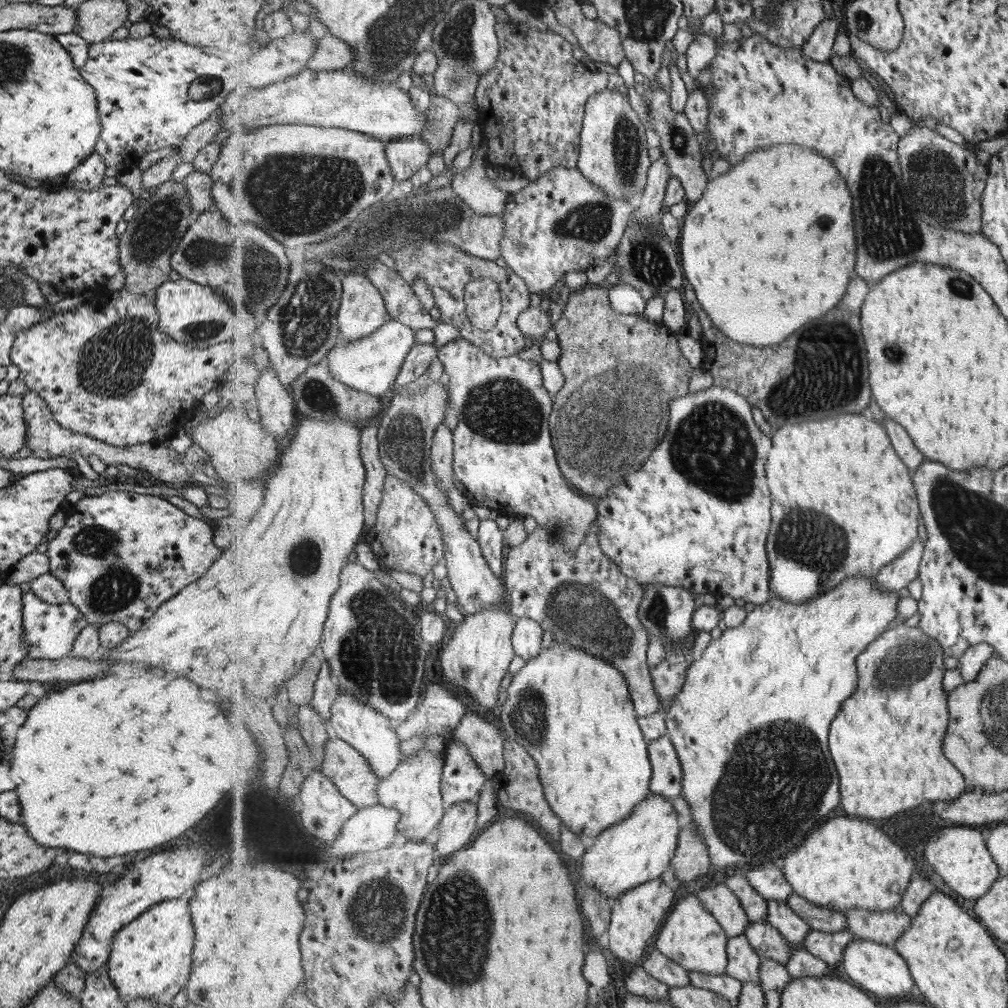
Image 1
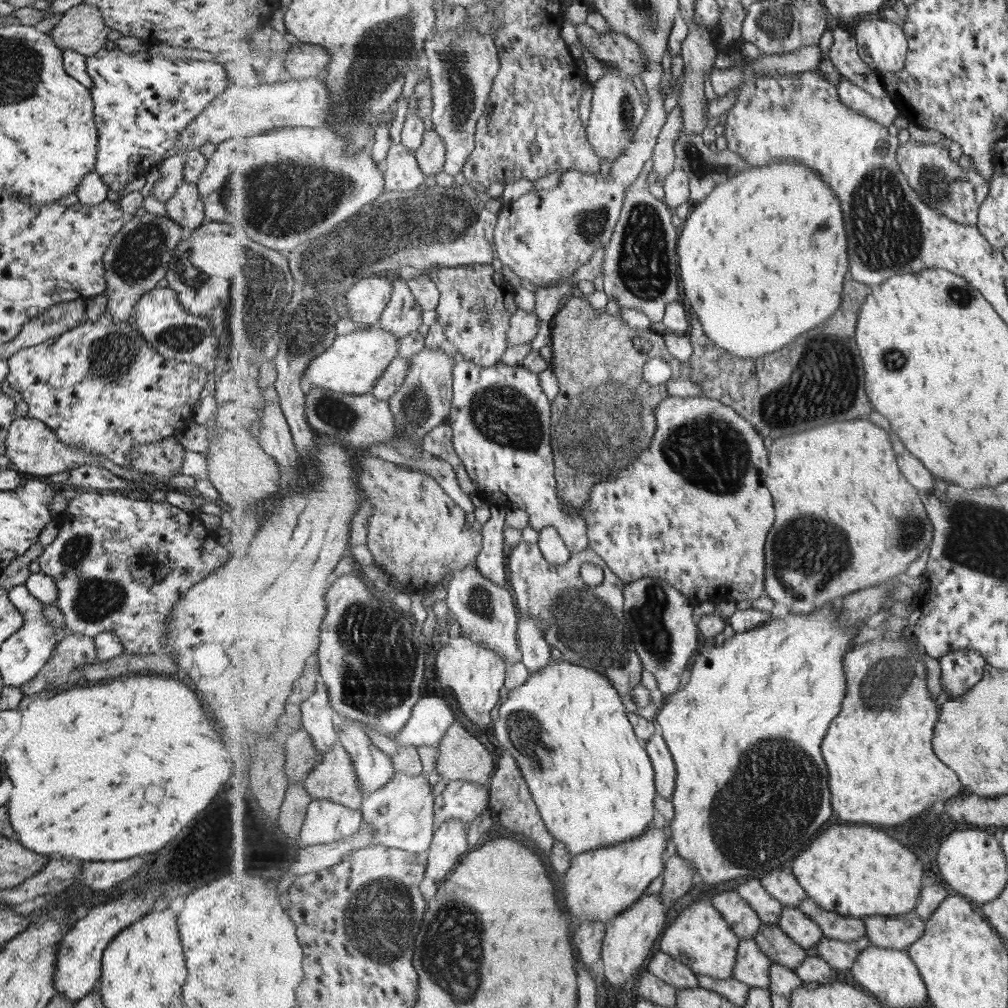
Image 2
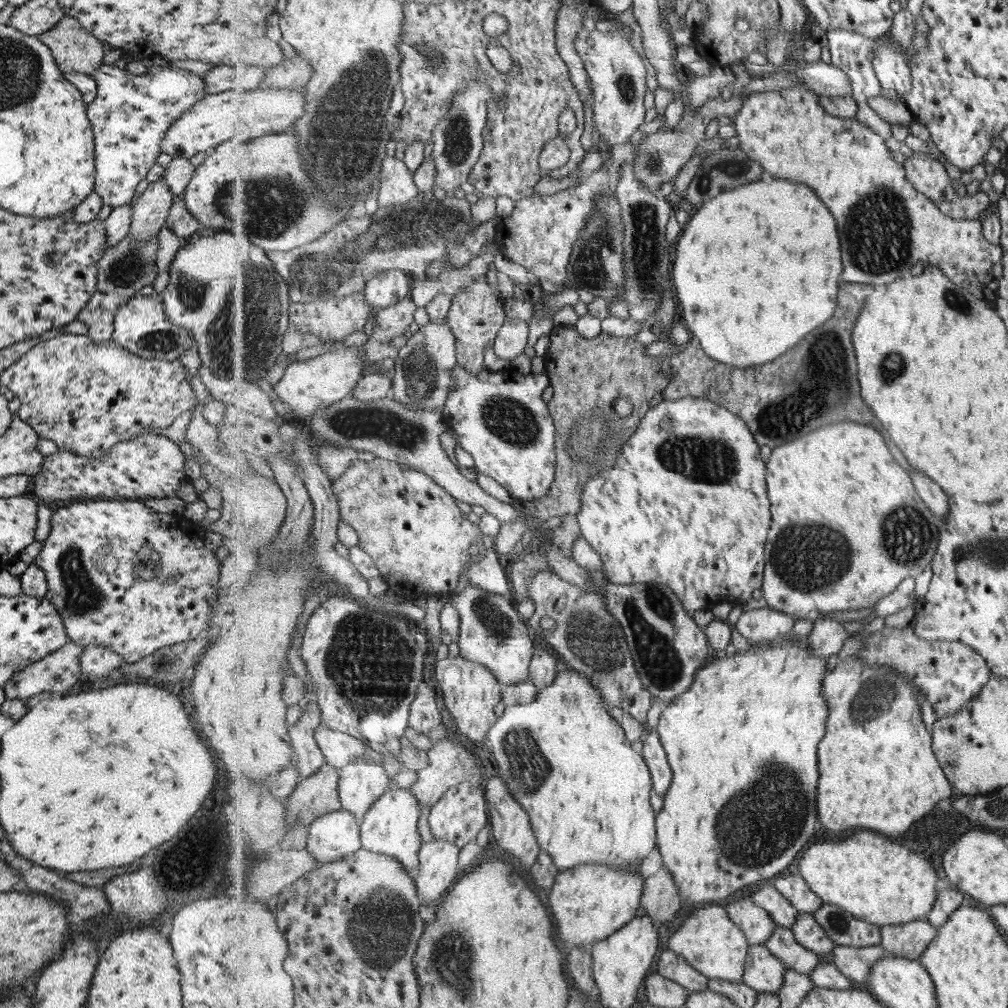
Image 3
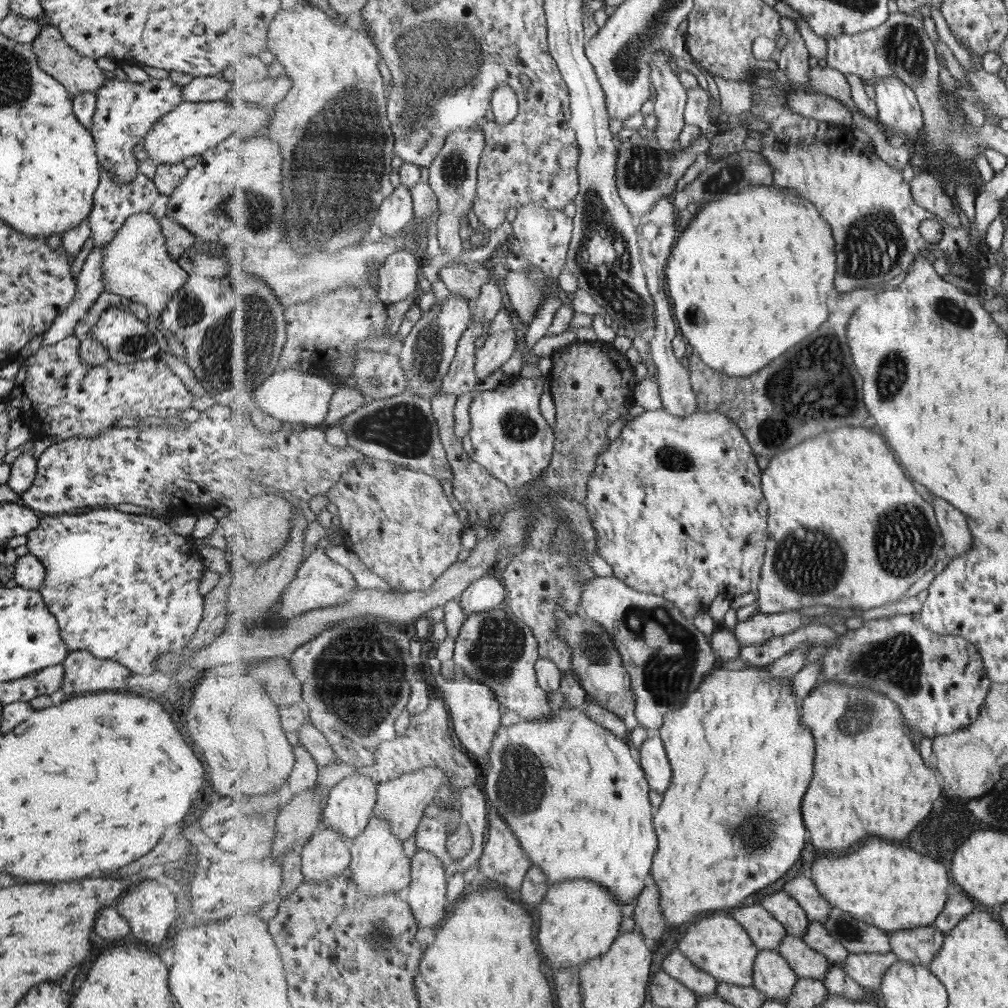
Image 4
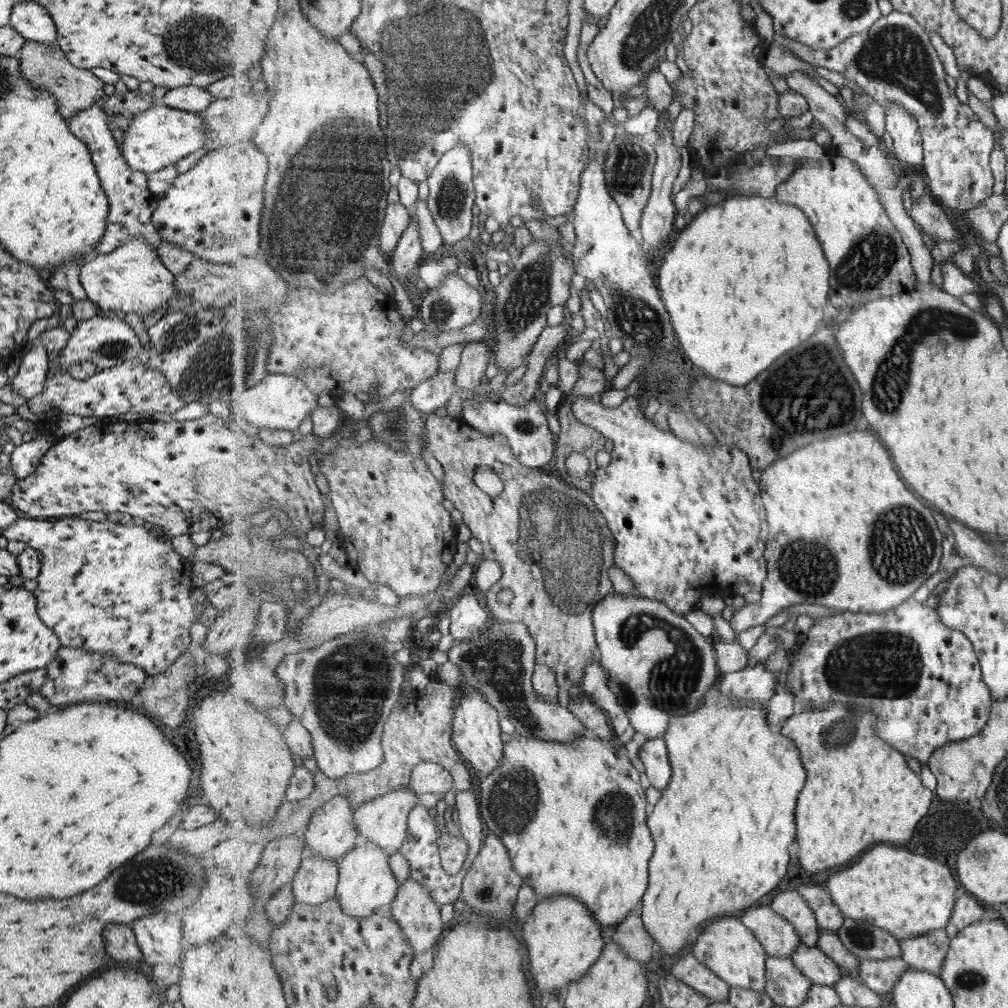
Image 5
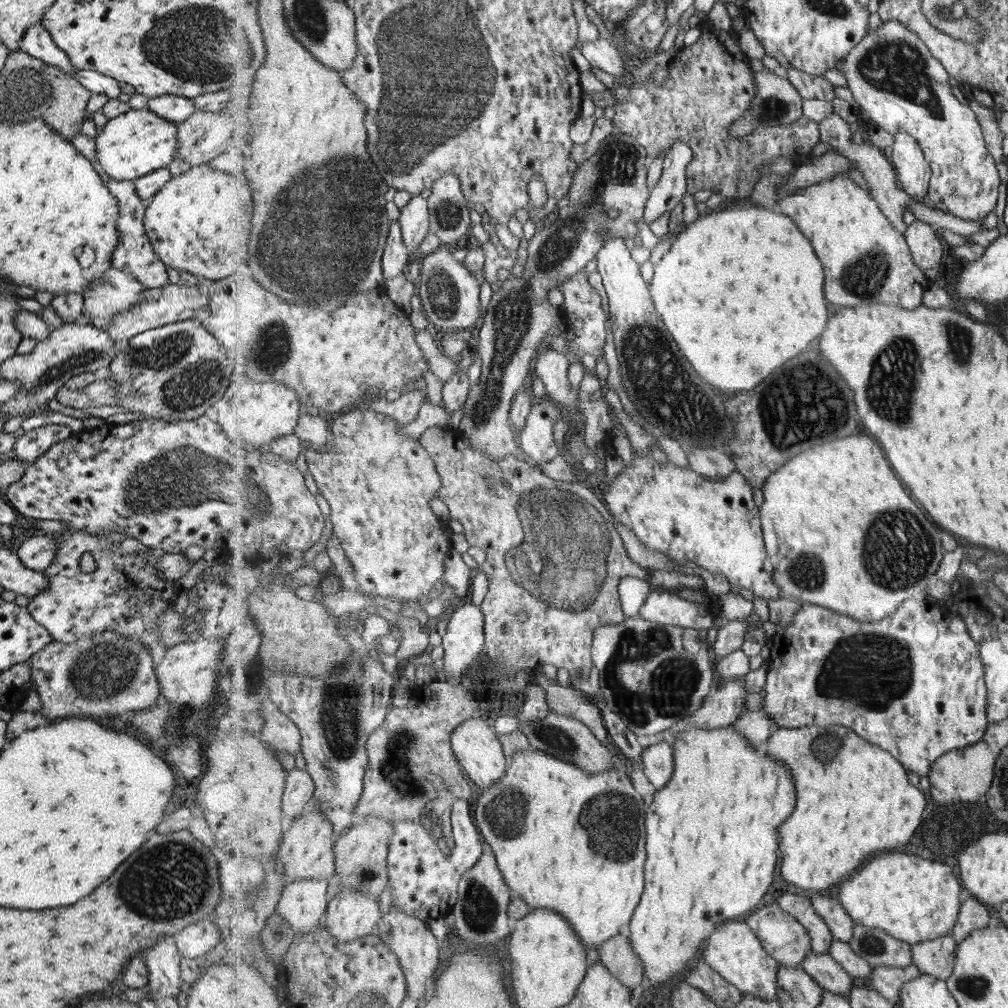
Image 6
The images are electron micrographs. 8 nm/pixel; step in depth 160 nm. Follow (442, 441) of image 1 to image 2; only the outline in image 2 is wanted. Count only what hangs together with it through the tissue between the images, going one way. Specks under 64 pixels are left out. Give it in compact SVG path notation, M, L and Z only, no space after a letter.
M364 455L360 466L358 489L361 490L362 499L368 497L374 506L373 515L367 525L368 547L374 554L376 564L384 571L397 578L408 591L412 592L436 586L441 580L445 585L453 573L475 564L481 549L484 548L483 534L467 526L465 510L449 497L433 476L377 456Z

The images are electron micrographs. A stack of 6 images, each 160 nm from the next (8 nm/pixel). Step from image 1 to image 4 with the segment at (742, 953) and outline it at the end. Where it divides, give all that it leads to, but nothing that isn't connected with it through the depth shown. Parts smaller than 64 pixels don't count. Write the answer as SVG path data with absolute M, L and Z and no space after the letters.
M761 950L756 958L754 986L764 992L771 1001L786 1002L791 998L800 975L783 958L779 950Z

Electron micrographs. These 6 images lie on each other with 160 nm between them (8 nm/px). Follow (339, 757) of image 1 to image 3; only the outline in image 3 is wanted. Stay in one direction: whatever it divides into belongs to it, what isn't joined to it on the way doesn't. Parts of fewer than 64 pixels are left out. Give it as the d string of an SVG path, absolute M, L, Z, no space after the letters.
M325 763L314 775L301 780L285 800L287 824L303 821L307 826L329 812L342 809L339 796L340 769Z

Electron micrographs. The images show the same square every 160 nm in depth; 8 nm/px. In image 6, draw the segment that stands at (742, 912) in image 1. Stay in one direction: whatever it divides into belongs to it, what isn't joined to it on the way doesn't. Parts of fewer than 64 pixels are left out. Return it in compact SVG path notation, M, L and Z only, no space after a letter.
M779 904L777 906L769 906L769 908L763 908L759 910L757 914L753 912L747 916L745 920L748 926L753 932L758 936L761 942L763 942L764 947L772 954L780 964L787 966L801 966L803 964L805 957L812 950L812 940L809 937L807 929L801 924L795 916L784 912L780 908Z

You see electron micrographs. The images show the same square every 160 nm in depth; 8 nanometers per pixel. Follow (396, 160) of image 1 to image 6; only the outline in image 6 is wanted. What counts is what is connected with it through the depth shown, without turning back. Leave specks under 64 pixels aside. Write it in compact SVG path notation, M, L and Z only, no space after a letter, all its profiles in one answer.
M393 219L391 221L388 244L385 247L384 257L382 258L384 275L387 279L395 278L401 273L406 272L406 267L409 263L409 254L410 252L403 240L400 219Z

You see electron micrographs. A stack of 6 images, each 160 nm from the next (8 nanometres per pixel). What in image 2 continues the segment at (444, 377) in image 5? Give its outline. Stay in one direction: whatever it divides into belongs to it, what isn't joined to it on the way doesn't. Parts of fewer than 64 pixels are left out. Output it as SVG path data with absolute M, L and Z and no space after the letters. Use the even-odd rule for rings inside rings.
M481 263L433 267L432 269L433 271L428 276L440 290L440 305L435 311L437 317L440 318L440 323L444 326L448 344L455 346L465 359L477 363L479 366L496 365L501 360L501 356L505 354L505 350L510 347L508 330L511 328L510 317L517 311L513 310L513 302L518 285L516 282L512 286L509 284L509 306L505 306L507 292L493 290L493 286L495 286L493 264L487 265L487 272L485 272L485 265ZM479 294L483 294L485 298L481 298ZM487 303L491 305L491 312L485 315ZM485 320L490 324L490 328L483 327Z

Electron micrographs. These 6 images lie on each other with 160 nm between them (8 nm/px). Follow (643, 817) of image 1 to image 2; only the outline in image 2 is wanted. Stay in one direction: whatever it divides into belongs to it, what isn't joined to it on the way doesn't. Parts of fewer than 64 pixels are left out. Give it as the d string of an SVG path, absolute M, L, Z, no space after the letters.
M655 822L640 836L610 847L589 850L588 853L573 858L571 869L563 878L563 898L565 908L579 922L603 922L608 924L620 916L624 910L631 909L641 900L645 890L659 878L665 869L663 856L667 850L667 840L671 832L666 822L659 828Z

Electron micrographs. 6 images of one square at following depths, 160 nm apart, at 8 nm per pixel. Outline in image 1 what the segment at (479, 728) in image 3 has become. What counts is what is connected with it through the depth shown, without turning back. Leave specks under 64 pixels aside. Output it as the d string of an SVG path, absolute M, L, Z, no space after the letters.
M499 605L486 611L468 615L455 628L454 635L438 650L439 662L445 678L451 684L464 687L471 697L485 710L496 708L499 704L501 684L509 672L516 650L512 643L513 613Z

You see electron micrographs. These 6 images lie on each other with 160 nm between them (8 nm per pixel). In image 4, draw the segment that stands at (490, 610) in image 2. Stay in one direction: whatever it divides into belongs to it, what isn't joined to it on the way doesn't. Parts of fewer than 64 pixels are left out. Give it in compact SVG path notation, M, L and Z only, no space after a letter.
M503 604L493 611L471 613L466 617L459 638L456 638L454 662L471 678L490 686L499 698L499 702L505 704L515 714L519 714L521 720L542 721L552 717L553 711L547 702L547 691L542 688L536 675L536 665L540 661L540 656L540 643L528 623L515 618L514 613L509 612Z

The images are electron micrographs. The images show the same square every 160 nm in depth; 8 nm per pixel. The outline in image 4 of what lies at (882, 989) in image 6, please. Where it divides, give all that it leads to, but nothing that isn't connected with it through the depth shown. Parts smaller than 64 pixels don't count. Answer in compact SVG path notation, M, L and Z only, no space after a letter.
M849 953L844 964L846 973L867 988L880 988L885 973L900 958L891 953Z

